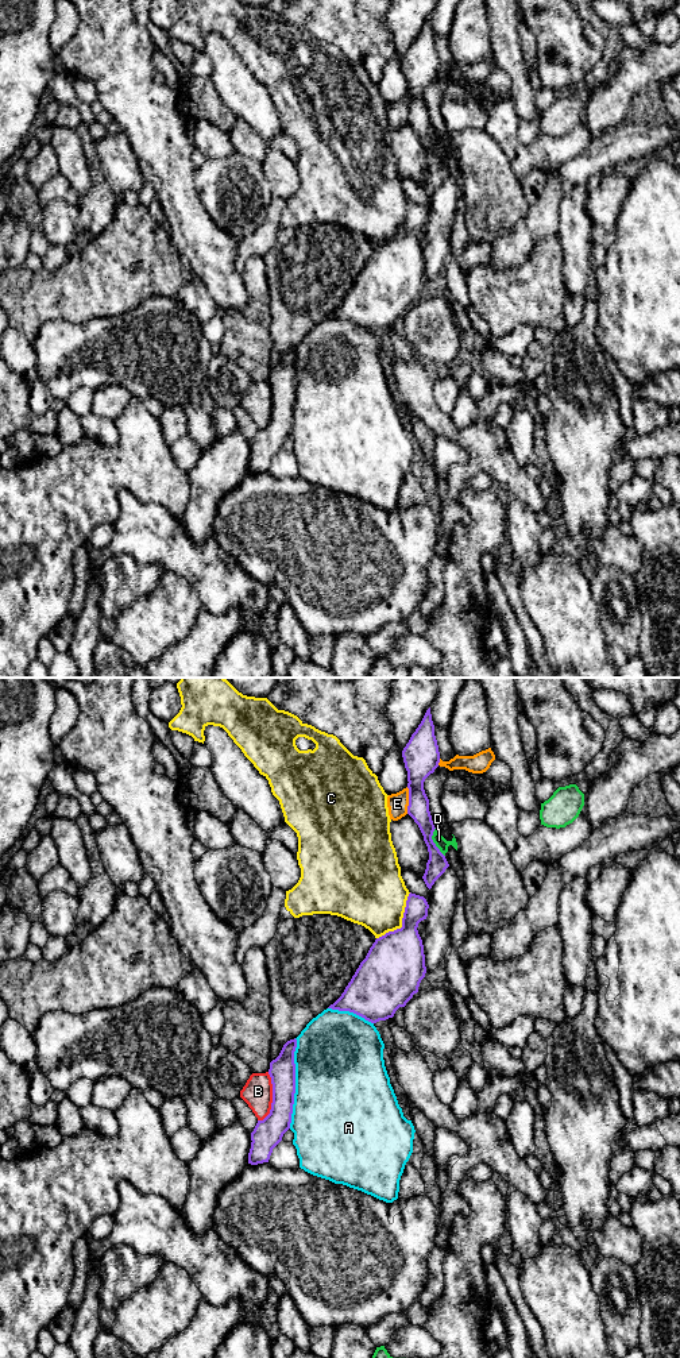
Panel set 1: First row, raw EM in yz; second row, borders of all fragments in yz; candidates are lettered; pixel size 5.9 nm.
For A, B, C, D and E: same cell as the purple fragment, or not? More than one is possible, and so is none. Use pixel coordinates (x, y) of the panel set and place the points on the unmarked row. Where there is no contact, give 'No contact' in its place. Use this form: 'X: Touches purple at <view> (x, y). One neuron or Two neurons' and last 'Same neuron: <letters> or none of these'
A: Touches purple at yz (294, 392). Two neurons
B: Touches purple at yz (273, 406). Two neurons
C: Touches purple at yz (402, 231). Two neurons
D: Touches purple at yz (433, 151). Two neurons
E: Touches purple at yz (409, 110). Two neurons
Same neuron: none of these

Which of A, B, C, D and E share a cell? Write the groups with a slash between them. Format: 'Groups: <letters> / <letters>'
Groups: A / B / C / D / E

